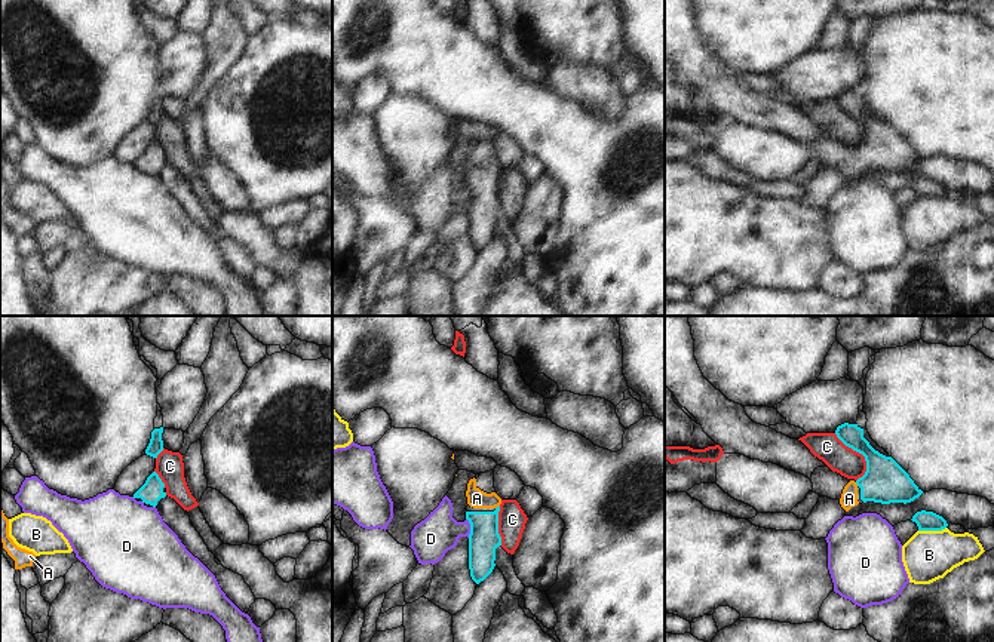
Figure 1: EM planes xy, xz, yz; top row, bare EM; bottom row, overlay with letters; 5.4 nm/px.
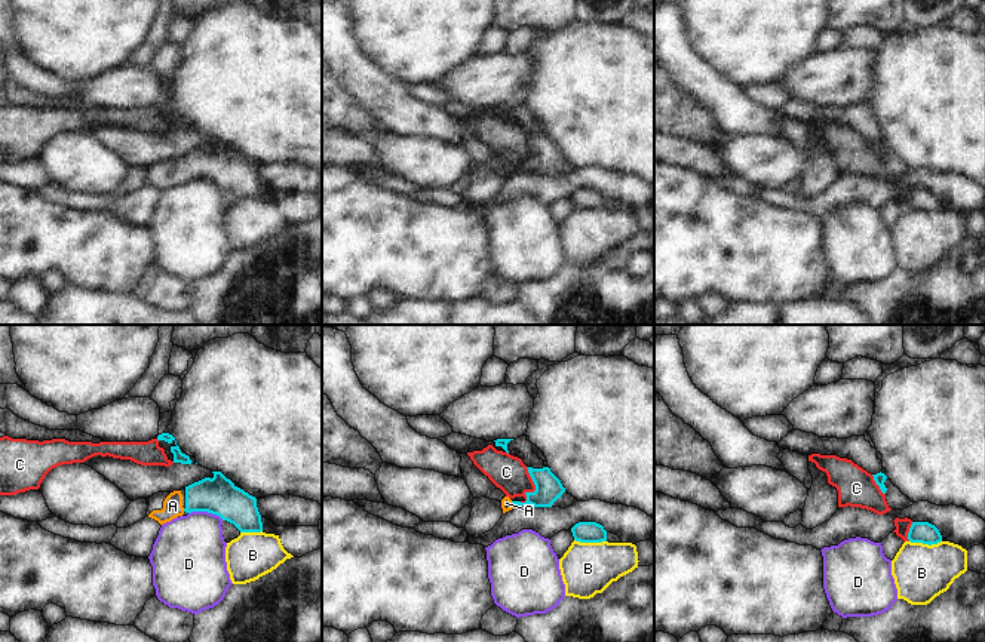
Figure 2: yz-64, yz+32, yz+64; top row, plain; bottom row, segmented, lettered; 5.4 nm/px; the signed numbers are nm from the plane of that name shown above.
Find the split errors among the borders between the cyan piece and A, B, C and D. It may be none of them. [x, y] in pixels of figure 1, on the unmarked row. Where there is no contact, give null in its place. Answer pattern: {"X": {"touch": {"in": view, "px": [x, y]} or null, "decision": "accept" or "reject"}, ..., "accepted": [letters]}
{"A": {"touch": {"in": "xz", "px": [496, 175]}, "decision": "accept"}, "B": {"touch": {"in": "yz", "px": [932, 197]}, "decision": "reject"}, "C": {"touch": {"in": "yz", "px": [861, 120]}, "decision": "reject"}, "D": {"touch": {"in": "xz", "px": [471, 196]}, "decision": "reject"}, "accepted": ["A"]}

